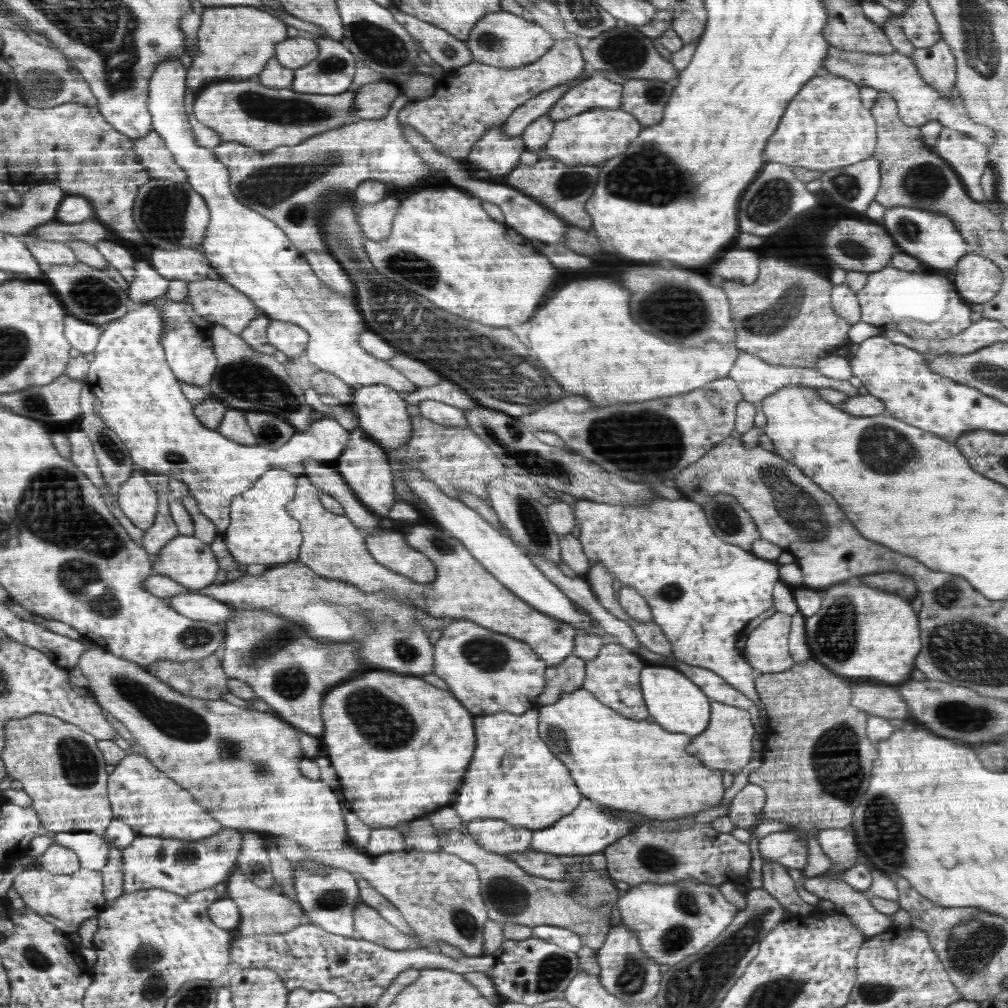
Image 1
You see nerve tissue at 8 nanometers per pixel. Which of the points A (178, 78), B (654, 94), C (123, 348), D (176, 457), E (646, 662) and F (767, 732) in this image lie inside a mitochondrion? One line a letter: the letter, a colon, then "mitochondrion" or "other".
A: other
B: mitochondrion
C: other
D: mitochondrion
E: other
F: other

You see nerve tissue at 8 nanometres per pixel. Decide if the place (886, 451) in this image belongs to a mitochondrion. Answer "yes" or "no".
yes

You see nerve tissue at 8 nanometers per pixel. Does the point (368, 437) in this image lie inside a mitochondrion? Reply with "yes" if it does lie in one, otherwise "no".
no

